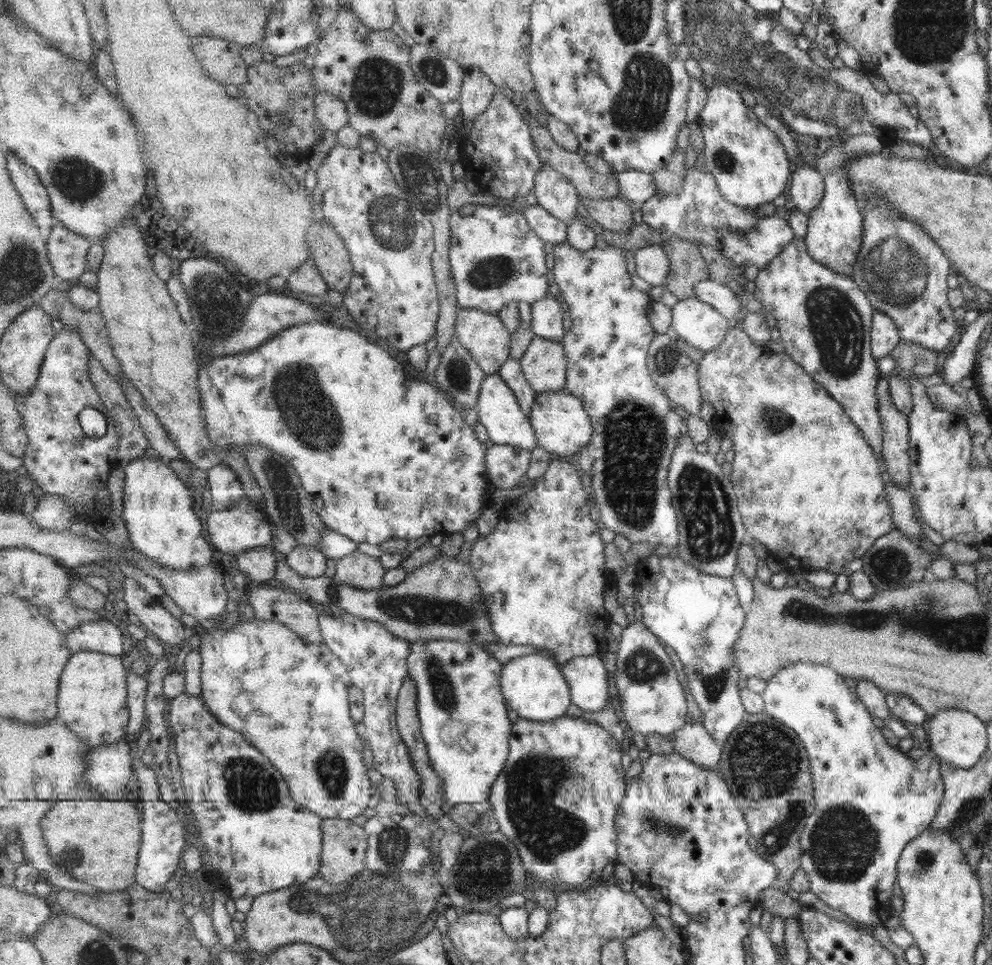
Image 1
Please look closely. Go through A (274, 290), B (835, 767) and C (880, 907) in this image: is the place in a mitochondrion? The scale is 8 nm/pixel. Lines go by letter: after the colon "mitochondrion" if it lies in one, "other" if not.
A: other
B: other
C: other

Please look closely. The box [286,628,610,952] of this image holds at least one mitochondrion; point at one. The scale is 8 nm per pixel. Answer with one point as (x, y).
(546, 827)

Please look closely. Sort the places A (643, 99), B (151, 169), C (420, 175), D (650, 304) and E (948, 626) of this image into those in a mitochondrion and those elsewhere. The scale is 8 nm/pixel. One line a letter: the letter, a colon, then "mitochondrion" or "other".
A: mitochondrion
B: other
C: mitochondrion
D: other
E: mitochondrion

